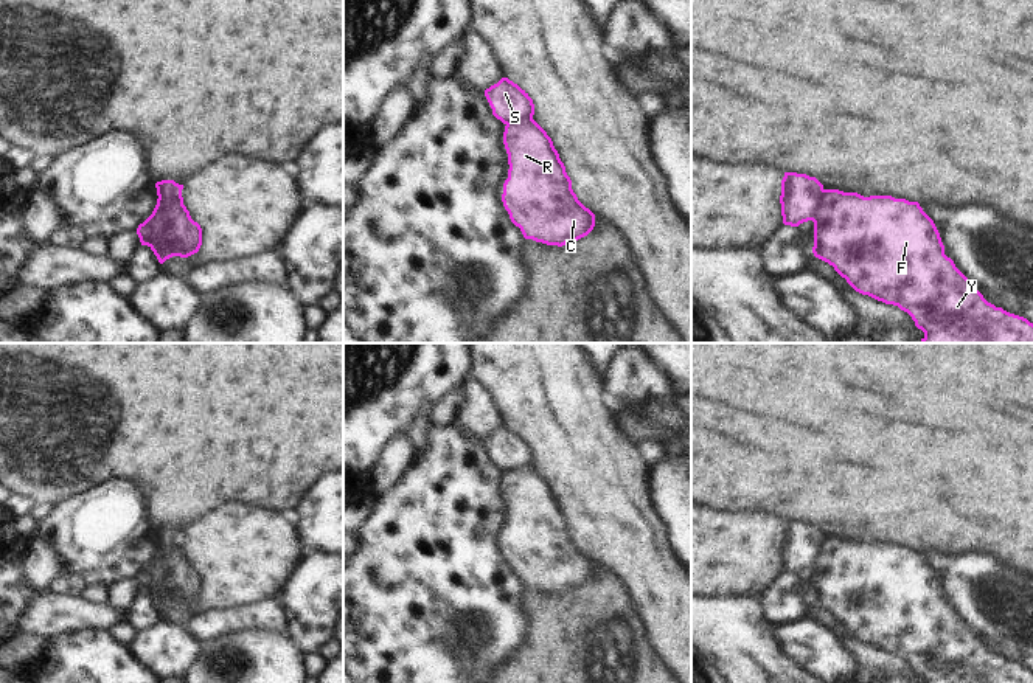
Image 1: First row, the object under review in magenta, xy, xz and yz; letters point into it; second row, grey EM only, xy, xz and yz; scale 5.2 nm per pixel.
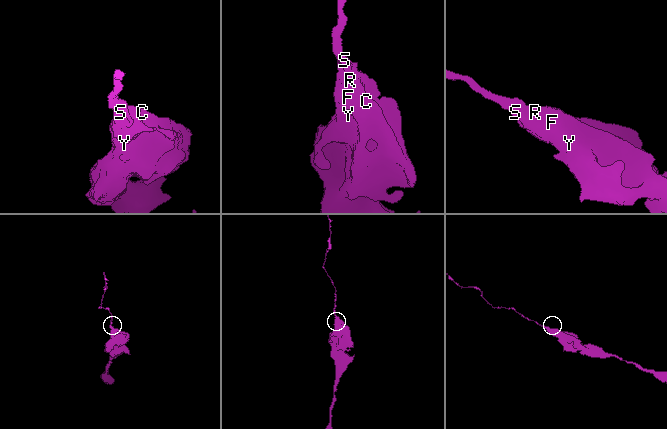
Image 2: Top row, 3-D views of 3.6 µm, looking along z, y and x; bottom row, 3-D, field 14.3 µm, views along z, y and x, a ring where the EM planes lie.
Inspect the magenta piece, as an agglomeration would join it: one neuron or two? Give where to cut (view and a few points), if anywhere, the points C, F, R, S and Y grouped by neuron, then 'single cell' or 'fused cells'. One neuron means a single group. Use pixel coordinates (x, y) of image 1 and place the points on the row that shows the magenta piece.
xy (182, 197), (154, 222), (154, 239), (148, 246) | C F R Y / S | fused cells

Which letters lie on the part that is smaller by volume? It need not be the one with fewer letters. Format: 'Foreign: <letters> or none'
Foreign: S

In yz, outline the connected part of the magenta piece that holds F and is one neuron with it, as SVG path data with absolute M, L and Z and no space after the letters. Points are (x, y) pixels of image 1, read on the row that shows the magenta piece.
M825 189L812 253L856 292L907 312L924 332L918 343L1033 343L1033 323L988 303L944 255L940 233L918 202Z

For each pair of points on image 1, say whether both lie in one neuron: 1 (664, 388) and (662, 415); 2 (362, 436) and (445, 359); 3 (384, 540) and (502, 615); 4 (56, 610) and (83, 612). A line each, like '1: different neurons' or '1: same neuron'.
1: different neurons
2: same neuron
3: same neuron
4: same neuron

